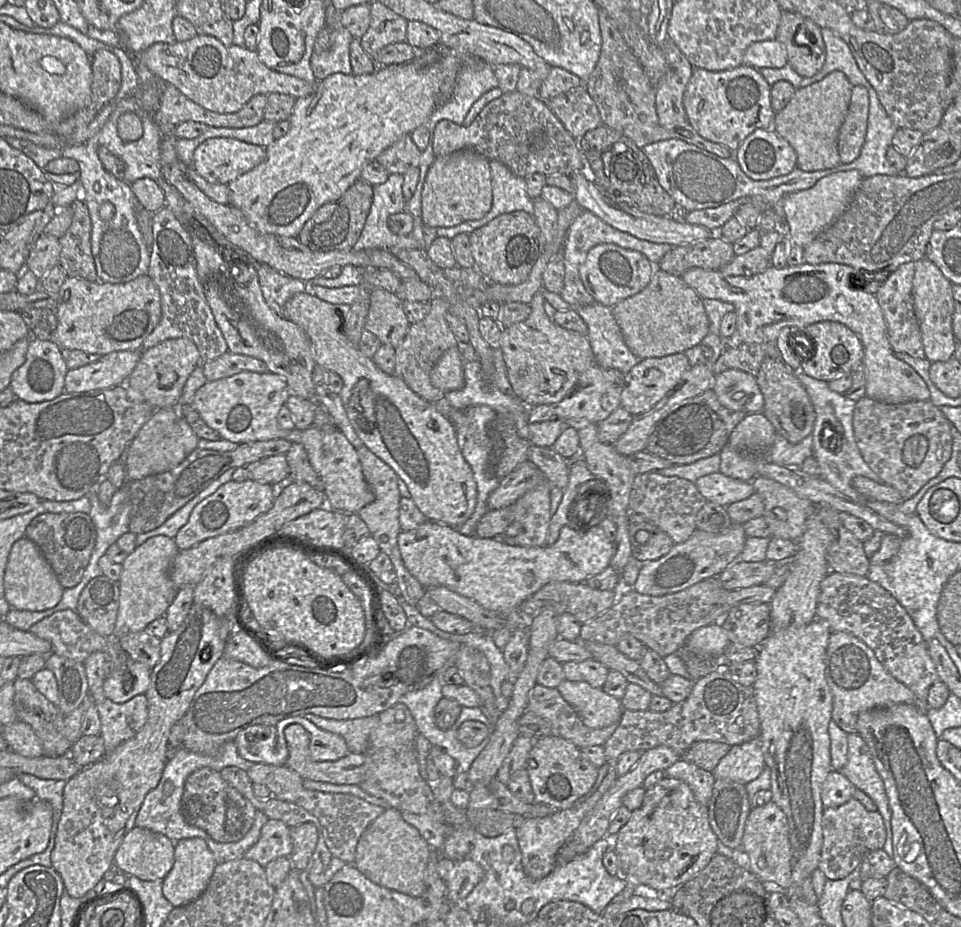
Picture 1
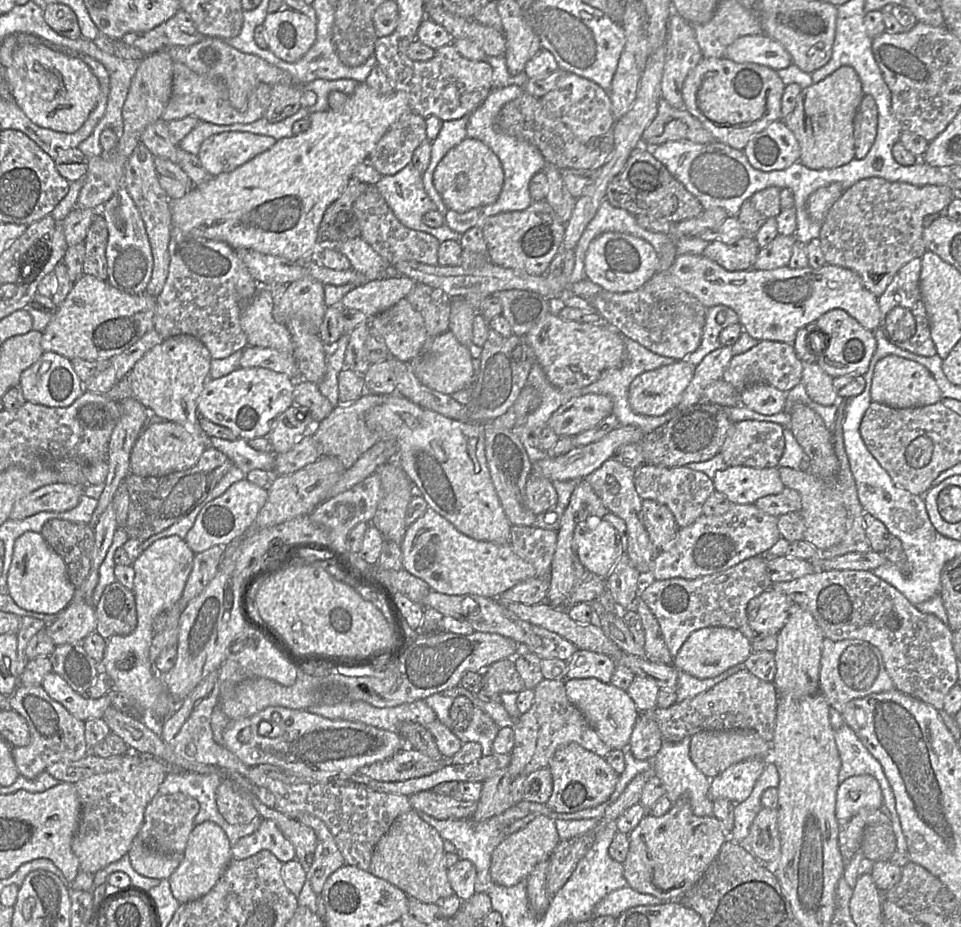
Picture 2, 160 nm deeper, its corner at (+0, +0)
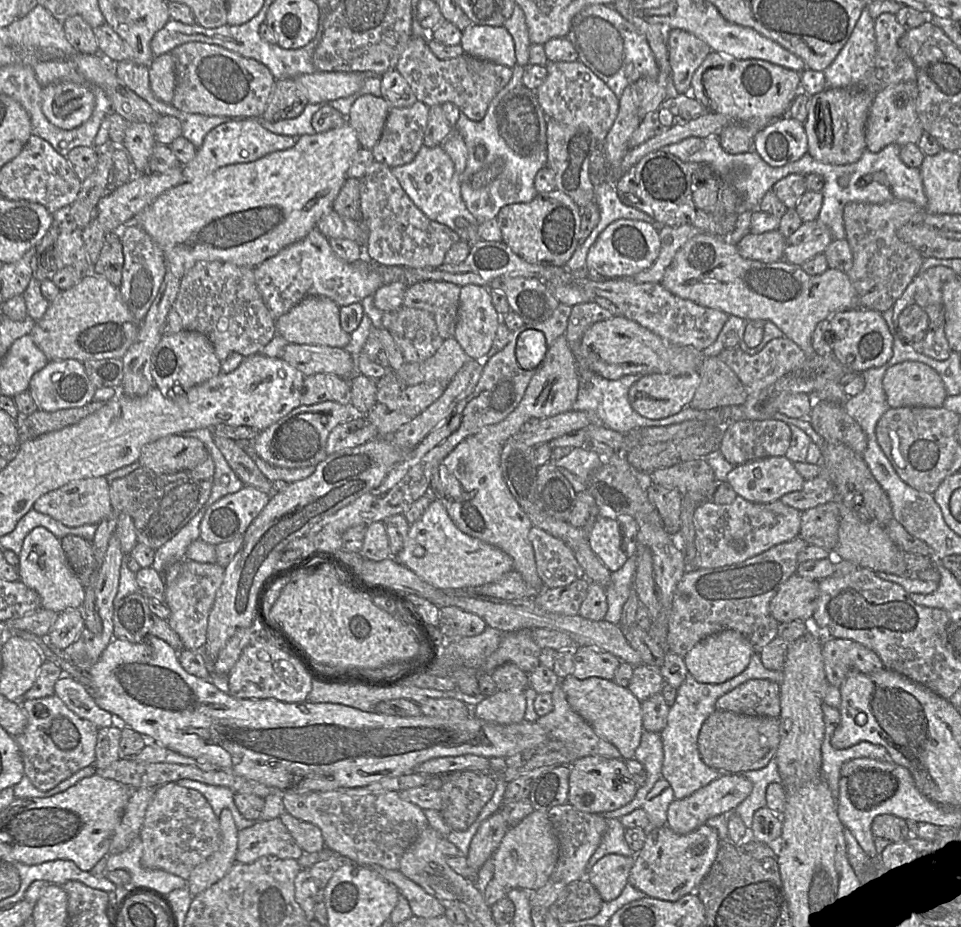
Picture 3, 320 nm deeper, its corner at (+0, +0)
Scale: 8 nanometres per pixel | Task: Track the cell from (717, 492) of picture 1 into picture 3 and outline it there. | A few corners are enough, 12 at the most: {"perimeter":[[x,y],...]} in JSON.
{"perimeter":[[785,456],[734,466],[739,497],[770,503],[806,480]]}

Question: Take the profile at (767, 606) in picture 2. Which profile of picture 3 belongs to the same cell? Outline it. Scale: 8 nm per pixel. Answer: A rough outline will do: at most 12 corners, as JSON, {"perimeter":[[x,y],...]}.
{"perimeter":[[793,575],[770,601],[779,624],[809,621],[818,581]]}

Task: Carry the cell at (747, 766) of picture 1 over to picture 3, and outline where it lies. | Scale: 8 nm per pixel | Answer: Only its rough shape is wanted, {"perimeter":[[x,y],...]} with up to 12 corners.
{"perimeter":[[722,775],[668,807],[667,825],[688,834],[734,812],[751,794],[744,775]]}

